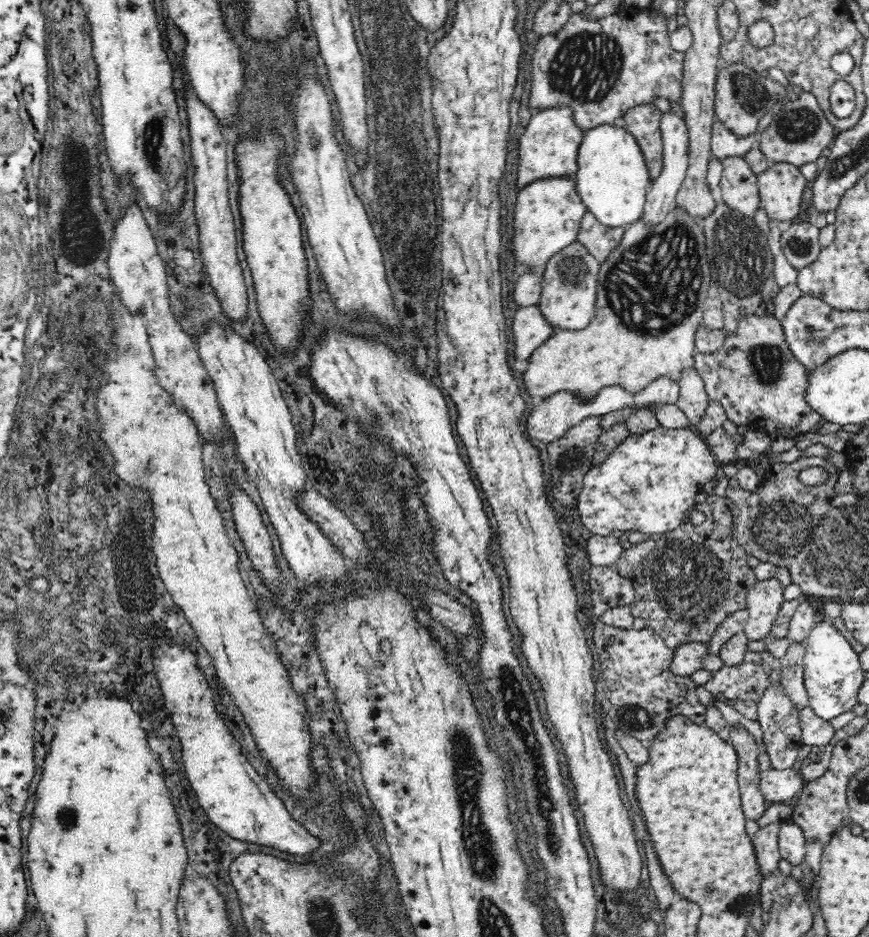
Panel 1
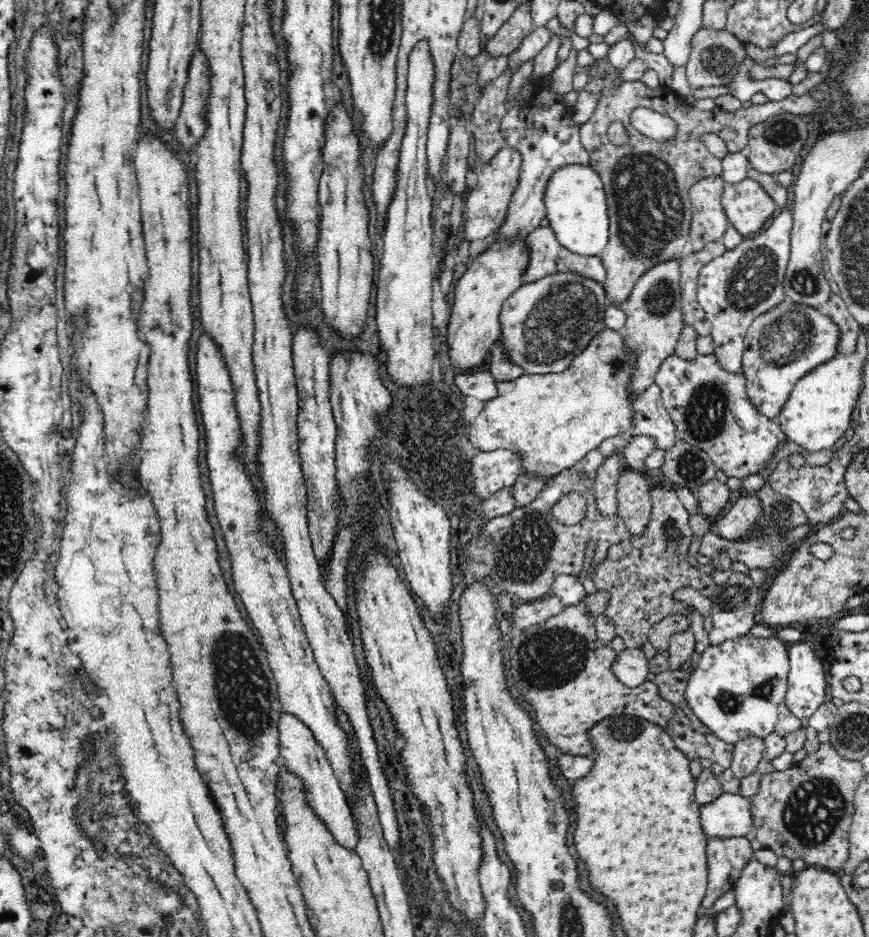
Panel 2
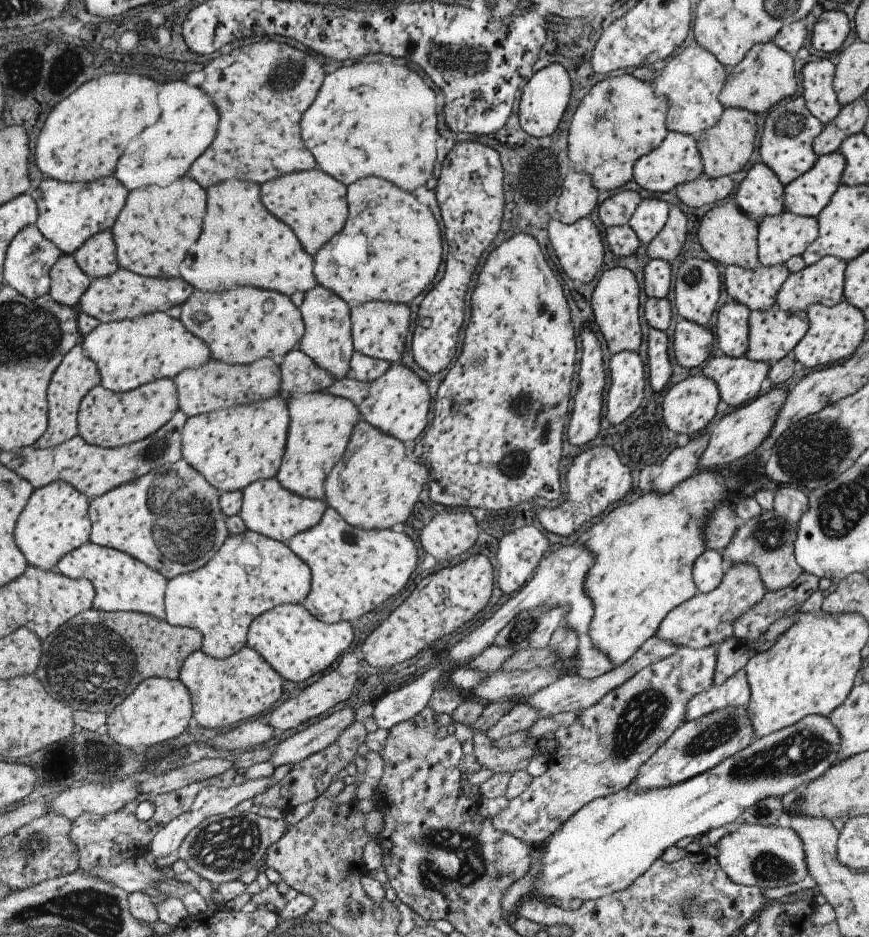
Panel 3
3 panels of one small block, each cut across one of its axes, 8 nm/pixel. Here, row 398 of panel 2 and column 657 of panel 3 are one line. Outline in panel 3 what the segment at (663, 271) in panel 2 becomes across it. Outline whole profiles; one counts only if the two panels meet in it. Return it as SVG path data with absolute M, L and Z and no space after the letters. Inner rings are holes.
M752 563L733 564L712 592L697 592L692 598L673 608L660 623L657 635L662 640L672 641L678 647L687 646L693 649L701 649L710 645L716 647L725 638L734 635L734 621L760 602L767 592L756 566Z

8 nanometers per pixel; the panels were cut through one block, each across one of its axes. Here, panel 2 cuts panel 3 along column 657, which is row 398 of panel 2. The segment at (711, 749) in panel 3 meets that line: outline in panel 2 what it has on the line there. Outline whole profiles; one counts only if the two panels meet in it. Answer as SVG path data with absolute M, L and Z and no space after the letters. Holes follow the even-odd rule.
M785 298L752 321L743 343L745 350L740 372L746 377L746 393L762 416L774 419L796 382L838 355L840 329L821 309Z

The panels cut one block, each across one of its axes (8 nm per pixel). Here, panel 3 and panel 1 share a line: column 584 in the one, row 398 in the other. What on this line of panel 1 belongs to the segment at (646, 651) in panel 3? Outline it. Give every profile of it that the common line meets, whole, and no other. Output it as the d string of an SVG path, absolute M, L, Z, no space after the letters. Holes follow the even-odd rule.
M694 367L681 372L679 378L678 408L688 417L692 427L699 423L710 402L703 378Z

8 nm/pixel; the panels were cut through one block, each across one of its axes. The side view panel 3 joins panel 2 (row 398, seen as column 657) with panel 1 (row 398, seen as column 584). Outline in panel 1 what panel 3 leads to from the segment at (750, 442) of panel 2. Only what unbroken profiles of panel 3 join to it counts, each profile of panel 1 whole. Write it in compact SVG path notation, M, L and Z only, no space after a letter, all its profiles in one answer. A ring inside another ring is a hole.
M752 315L742 318L733 334L726 337L722 350L708 354L696 353L693 367L703 378L709 399L719 402L726 418L738 427L751 428L757 425L760 430L767 432L770 438L776 436L794 439L798 434L817 430L823 423L821 416L806 402L807 370L790 351L781 321L774 316Z

